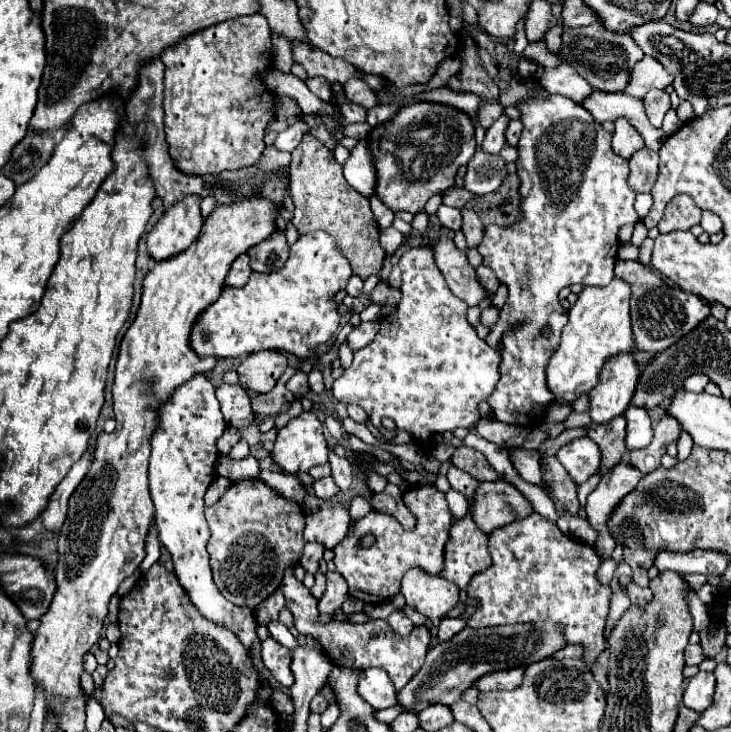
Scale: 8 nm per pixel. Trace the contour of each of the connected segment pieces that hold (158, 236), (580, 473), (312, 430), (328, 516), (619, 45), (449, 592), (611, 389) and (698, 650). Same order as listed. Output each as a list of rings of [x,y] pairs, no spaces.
[[[186,197],[186,201],[180,201],[164,211],[146,239],[148,253],[156,261],[172,257],[192,245],[204,223],[200,203],[202,197]]]
[[[590,437],[570,441],[556,453],[556,457],[576,485],[584,483],[600,467],[600,449],[594,441],[590,441]]]
[[[300,413],[278,431],[272,459],[288,473],[308,471],[328,461],[328,445],[324,425],[314,413]]]
[[[322,503],[318,511],[306,513],[304,541],[320,541],[320,543],[326,545],[326,549],[334,549],[346,537],[348,525],[350,525],[350,513],[348,513],[348,507],[344,503],[336,503],[332,507],[328,503]]]
[[[600,21],[592,23],[590,27],[564,29],[560,53],[562,53],[564,61],[574,65],[578,69],[578,73],[582,73],[582,77],[600,91],[622,91],[628,83],[632,67],[644,57],[642,49],[638,49],[638,45],[634,45],[634,39],[630,35],[610,33],[608,29],[602,27]]]
[[[410,569],[402,579],[402,595],[406,605],[414,607],[434,625],[448,615],[450,609],[460,601],[460,589],[438,575],[422,573],[420,569]]]
[[[632,351],[620,353],[618,357],[610,357],[610,361],[606,361],[606,365],[602,367],[602,377],[598,377],[598,385],[590,393],[586,393],[590,399],[588,413],[594,423],[608,423],[610,419],[614,419],[626,411],[626,407],[634,395],[638,375],[640,375],[640,369],[632,357]]]
[[[688,645],[686,647],[686,665],[700,665],[704,655],[702,655],[702,647],[700,645]]]

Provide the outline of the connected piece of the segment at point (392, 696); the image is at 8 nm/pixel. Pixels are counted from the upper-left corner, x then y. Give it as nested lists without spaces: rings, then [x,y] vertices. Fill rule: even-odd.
[[[364,669],[358,683],[358,693],[374,707],[374,709],[386,709],[396,705],[396,691],[394,683],[390,683],[390,677],[382,669]]]

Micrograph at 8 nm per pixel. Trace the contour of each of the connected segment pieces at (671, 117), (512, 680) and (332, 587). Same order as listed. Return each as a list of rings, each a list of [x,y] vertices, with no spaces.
[[[670,109],[663,120],[662,130],[668,135],[673,135],[680,129],[682,122],[679,120],[676,110]]]
[[[506,669],[506,671],[494,671],[490,677],[482,677],[480,681],[474,683],[476,689],[480,691],[494,691],[494,689],[516,689],[522,683],[524,669]]]
[[[328,571],[326,577],[328,577],[328,587],[322,599],[318,601],[318,611],[320,615],[334,615],[340,609],[340,605],[348,599],[348,585],[344,577],[336,571]]]

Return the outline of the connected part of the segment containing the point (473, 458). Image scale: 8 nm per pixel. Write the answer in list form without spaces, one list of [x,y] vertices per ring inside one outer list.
[[[458,447],[452,455],[452,463],[458,469],[466,469],[470,475],[474,475],[478,481],[496,481],[498,473],[492,469],[492,465],[484,459],[482,453],[468,449],[468,447]]]

